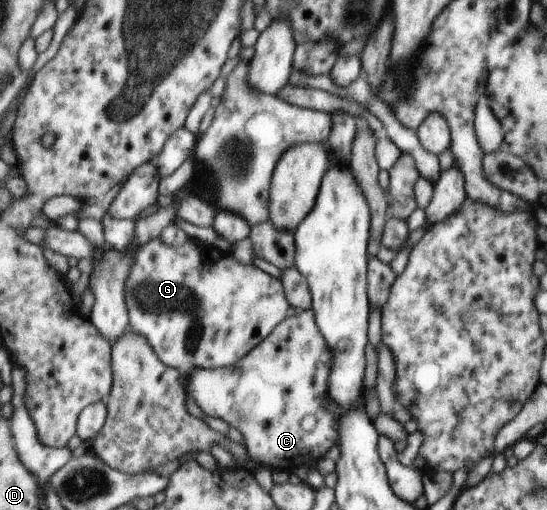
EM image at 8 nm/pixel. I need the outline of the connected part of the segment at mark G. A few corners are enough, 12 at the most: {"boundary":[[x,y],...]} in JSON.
{"boundary":[[191,237],[133,257],[130,327],[183,373],[235,365],[285,319],[281,282]]}

